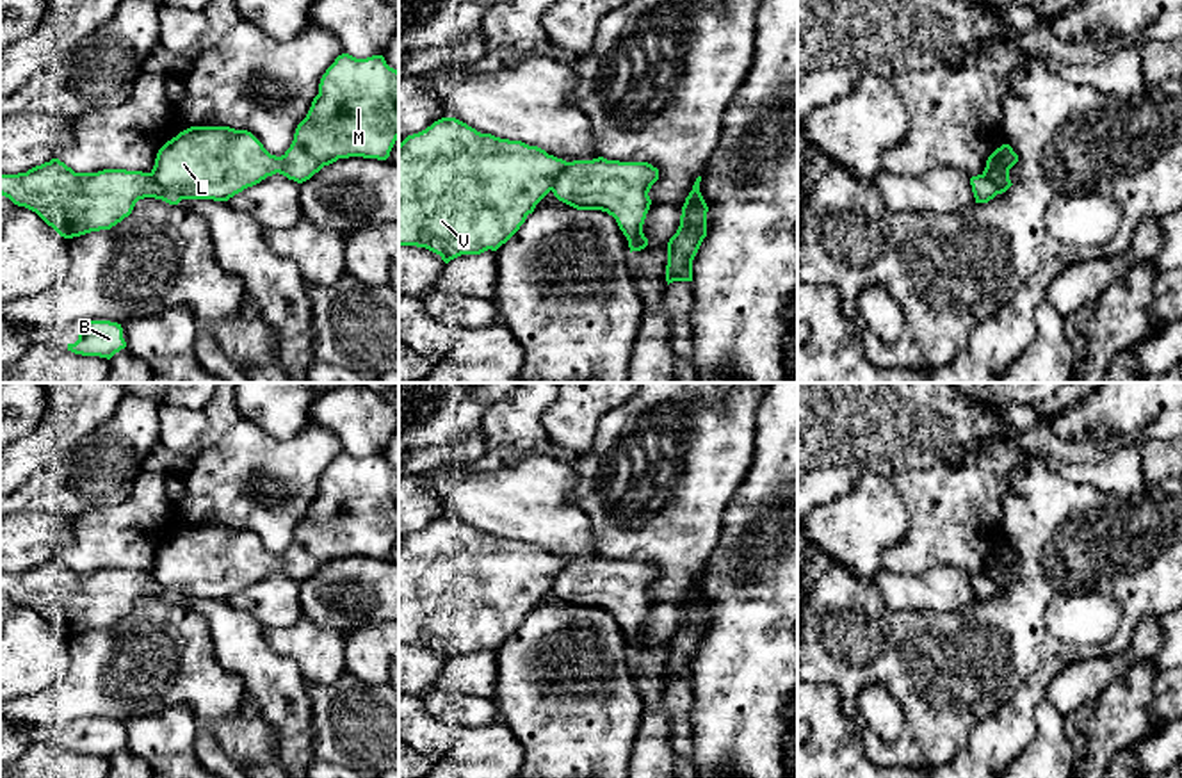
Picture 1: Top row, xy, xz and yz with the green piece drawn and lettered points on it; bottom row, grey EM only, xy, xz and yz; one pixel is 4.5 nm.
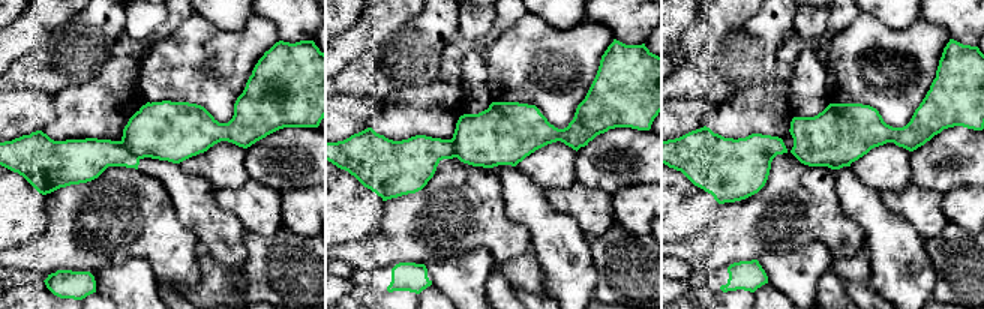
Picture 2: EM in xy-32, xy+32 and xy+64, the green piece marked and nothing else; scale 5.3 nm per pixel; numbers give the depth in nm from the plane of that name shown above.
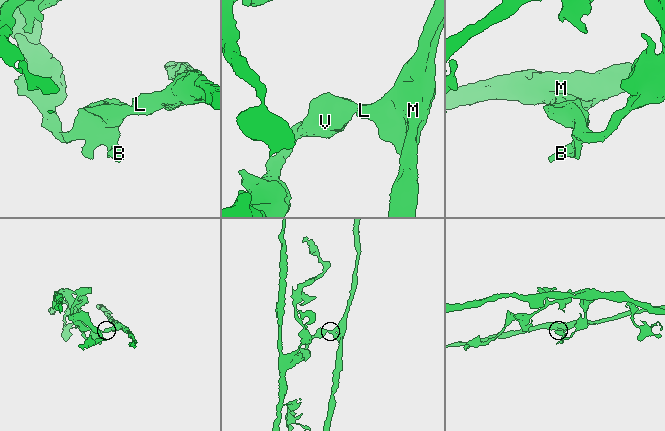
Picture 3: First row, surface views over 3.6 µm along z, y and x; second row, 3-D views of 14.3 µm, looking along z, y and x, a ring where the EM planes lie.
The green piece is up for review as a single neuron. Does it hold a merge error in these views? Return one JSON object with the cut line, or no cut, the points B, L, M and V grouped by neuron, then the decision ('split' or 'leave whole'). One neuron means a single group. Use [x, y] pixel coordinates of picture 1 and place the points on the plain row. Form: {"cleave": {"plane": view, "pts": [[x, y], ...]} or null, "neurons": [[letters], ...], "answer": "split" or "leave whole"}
{"cleave": {"plane": "xy", "pts": [[150, 572], [170, 593], [180, 599]]}, "neurons": [["B", "V"], ["L", "M"]], "answer": "split"}

